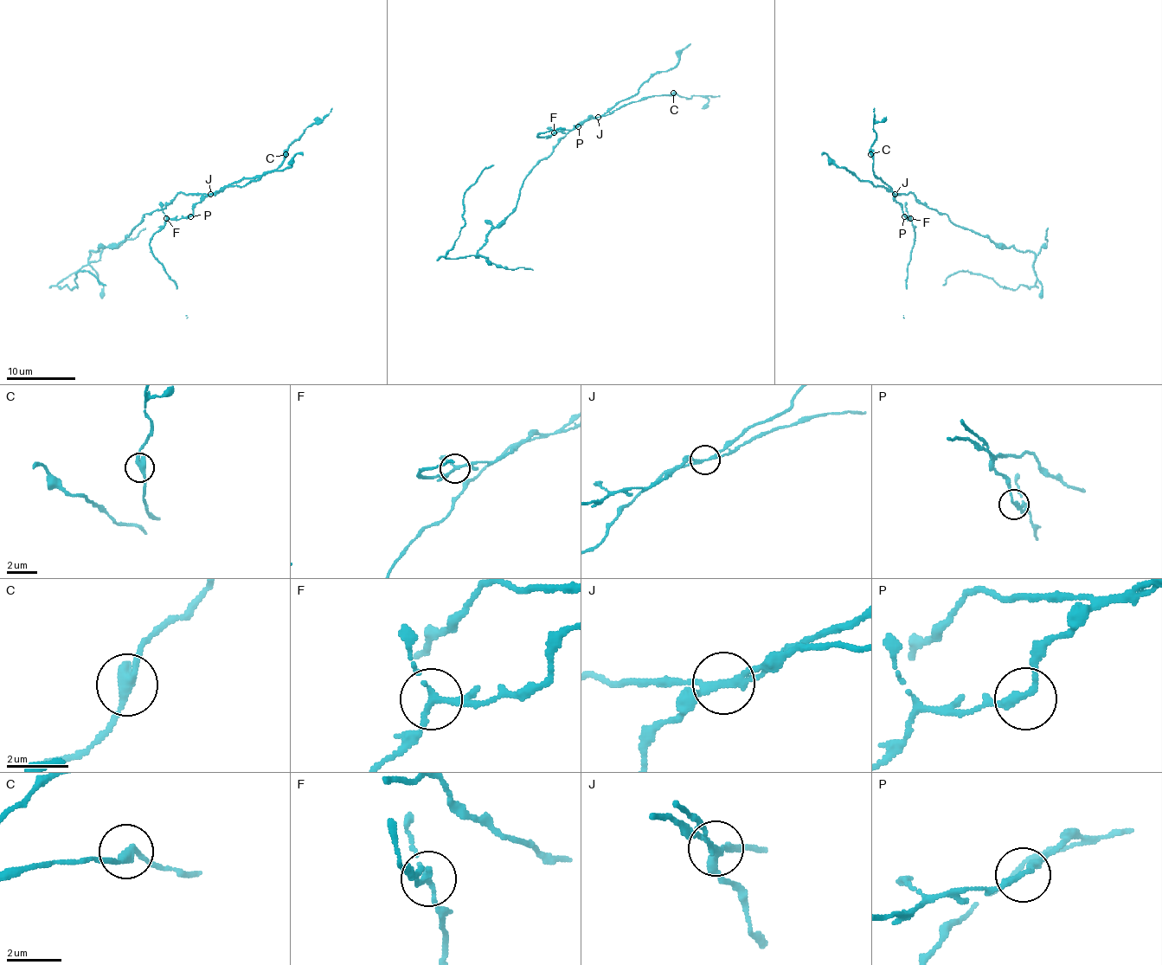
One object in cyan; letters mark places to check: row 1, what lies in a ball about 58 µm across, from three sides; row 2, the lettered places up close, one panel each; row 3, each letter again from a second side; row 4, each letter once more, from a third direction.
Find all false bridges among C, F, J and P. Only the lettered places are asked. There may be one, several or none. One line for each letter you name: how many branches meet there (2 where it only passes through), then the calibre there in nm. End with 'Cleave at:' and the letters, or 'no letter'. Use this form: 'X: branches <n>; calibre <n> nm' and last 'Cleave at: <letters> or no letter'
J: branches 3; calibre 180 nm
Cleave at: J

